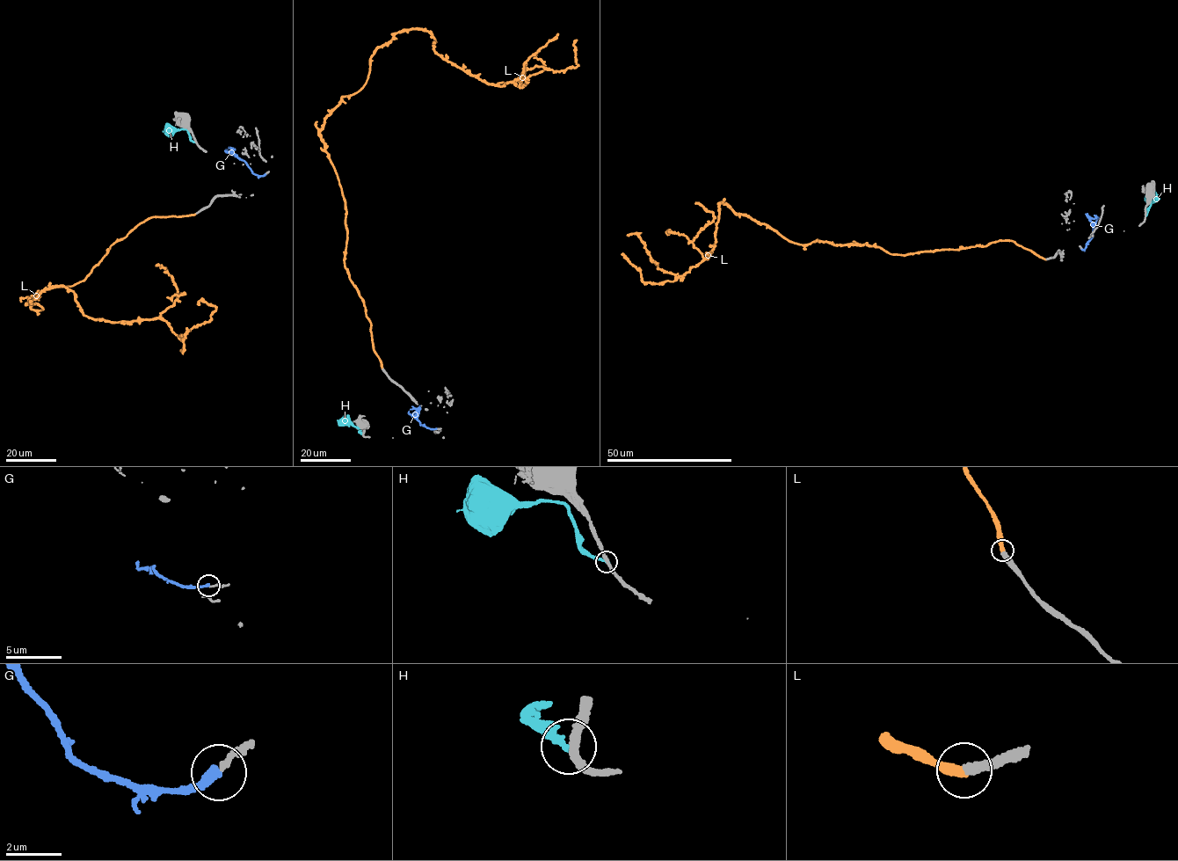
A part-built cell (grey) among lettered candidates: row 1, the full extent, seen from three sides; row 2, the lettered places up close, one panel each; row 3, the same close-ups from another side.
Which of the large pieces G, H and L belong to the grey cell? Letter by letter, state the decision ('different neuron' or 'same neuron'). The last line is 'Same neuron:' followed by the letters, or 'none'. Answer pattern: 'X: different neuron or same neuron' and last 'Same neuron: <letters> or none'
G: different neuron
H: different neuron
L: same neuron
Same neuron: L

